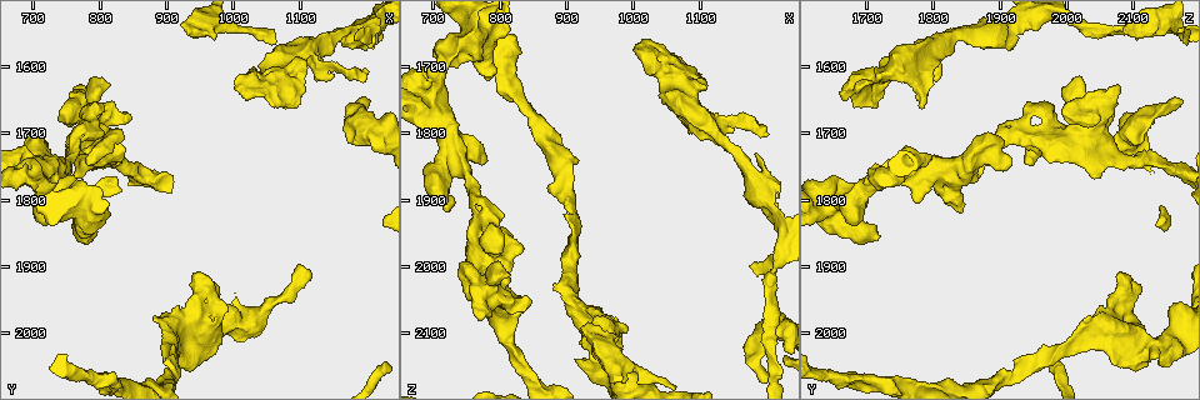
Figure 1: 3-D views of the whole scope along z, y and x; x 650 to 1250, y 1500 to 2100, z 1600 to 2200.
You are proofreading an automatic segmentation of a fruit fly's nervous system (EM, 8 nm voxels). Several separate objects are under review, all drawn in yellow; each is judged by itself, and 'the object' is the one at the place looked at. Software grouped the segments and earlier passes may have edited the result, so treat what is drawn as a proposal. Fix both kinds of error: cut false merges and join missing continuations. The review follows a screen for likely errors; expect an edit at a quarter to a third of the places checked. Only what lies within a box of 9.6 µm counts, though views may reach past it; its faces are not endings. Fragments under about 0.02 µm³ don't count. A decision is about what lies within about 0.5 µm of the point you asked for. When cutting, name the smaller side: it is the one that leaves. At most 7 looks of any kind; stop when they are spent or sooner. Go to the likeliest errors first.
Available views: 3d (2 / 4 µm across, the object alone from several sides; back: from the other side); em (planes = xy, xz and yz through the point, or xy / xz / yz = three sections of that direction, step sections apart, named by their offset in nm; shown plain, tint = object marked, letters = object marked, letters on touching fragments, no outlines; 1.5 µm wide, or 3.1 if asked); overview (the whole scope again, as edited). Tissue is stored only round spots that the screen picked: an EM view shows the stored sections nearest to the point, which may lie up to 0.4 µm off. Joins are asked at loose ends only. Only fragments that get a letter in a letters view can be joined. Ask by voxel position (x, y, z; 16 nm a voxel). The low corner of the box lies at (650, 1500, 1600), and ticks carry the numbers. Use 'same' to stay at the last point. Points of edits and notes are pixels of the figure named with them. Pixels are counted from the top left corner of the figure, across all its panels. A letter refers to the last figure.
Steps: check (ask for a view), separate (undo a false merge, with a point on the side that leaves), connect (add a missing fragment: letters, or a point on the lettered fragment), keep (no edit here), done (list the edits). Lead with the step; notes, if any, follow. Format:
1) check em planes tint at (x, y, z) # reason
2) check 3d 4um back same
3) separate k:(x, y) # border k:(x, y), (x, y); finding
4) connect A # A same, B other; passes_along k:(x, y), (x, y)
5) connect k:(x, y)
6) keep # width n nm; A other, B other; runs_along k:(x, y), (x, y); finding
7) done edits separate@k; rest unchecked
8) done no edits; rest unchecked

check em planes letters at (925, 1540, 2090) # stops while still wide

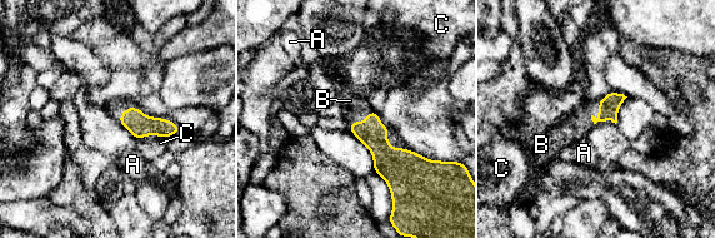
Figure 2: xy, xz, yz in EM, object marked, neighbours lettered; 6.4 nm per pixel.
connect B # A other, B same, C other; it goes on there

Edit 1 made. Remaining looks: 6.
check overview

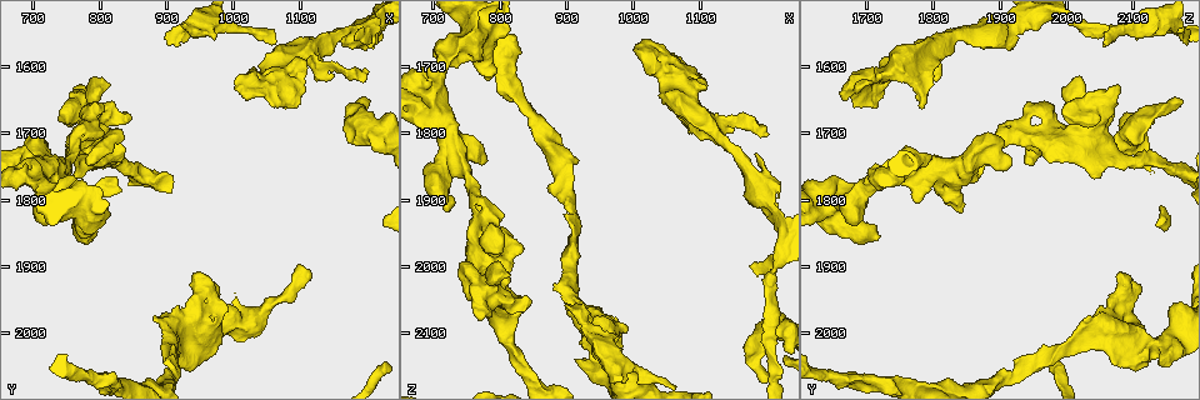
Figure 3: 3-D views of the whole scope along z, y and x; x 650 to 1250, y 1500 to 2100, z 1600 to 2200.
check em xy step 4 letters at (1185, 1555, 1830) # thin end

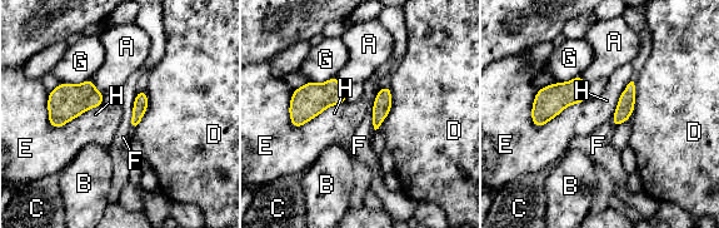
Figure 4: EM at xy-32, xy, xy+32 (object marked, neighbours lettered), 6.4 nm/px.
check em planes letters same

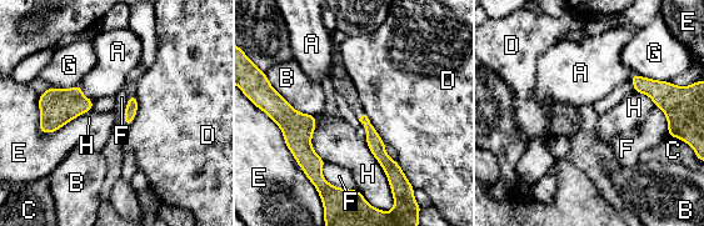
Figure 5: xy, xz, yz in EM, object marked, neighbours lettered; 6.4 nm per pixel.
keep # A other, B other, C other, D other, E other, F other, G other, H other; border 5:(135, 94), (138, 112), (128, 126); no lettered fragment goes on from it

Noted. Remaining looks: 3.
check em planes letters at (880, 1980, 2035) # stops while still wide

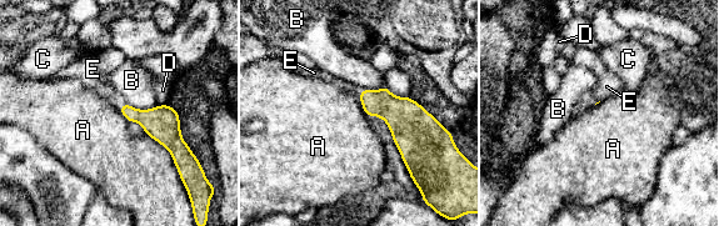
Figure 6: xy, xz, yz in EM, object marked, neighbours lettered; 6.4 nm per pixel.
connect E # longest_contact A 360 nm; A other, B other, C other, D other, E same; the neuron continues

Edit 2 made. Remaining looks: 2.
done edits connect@2, connect@6; rest unchecked

